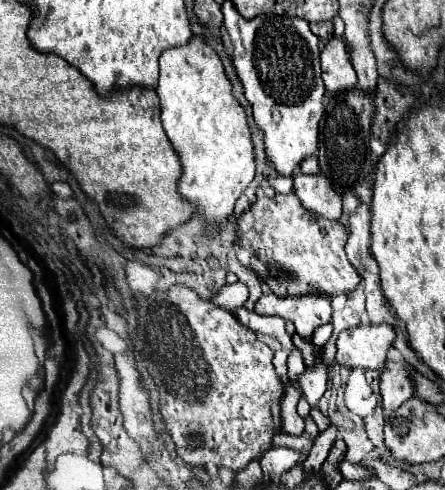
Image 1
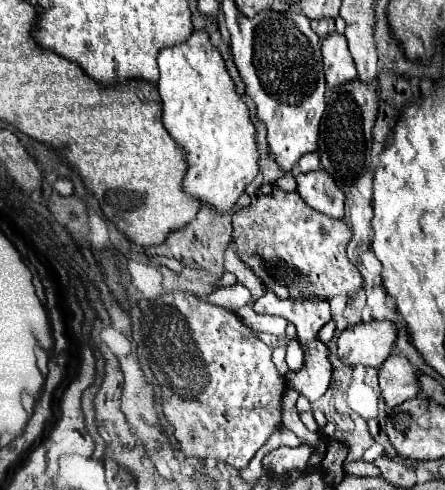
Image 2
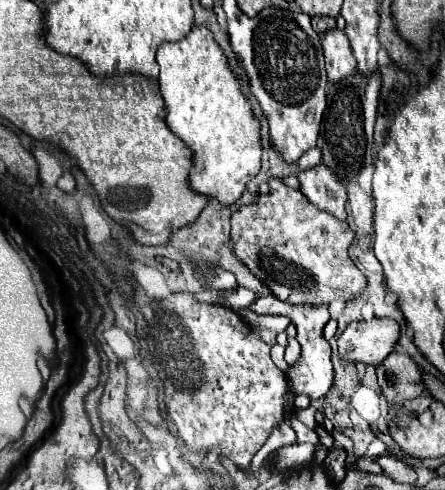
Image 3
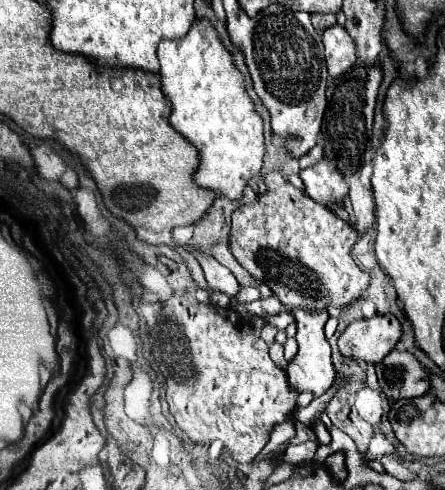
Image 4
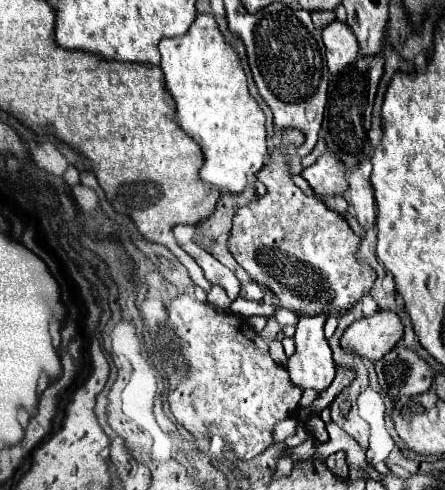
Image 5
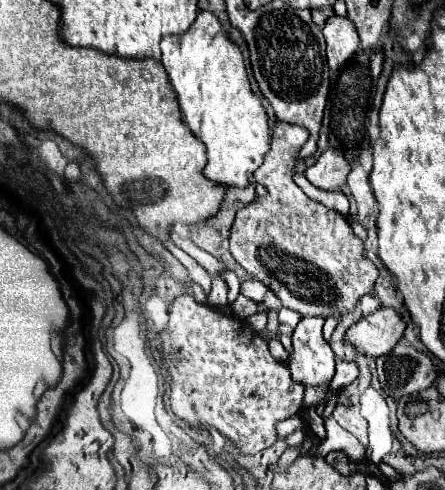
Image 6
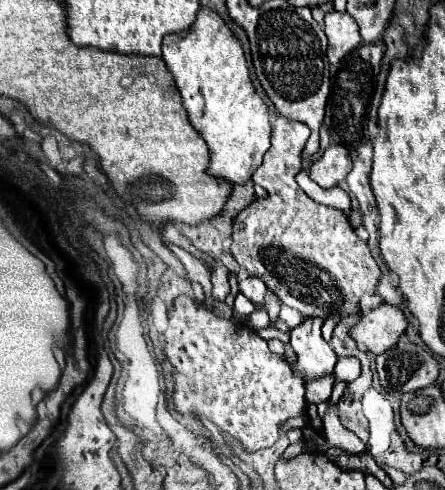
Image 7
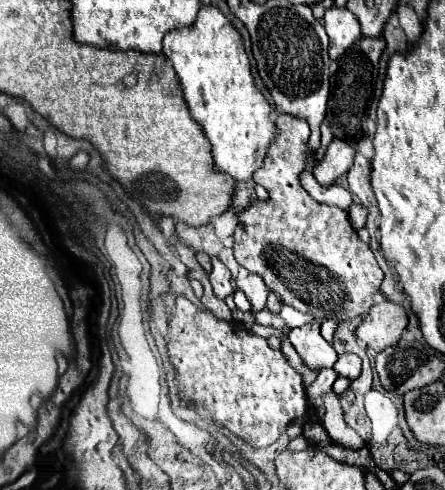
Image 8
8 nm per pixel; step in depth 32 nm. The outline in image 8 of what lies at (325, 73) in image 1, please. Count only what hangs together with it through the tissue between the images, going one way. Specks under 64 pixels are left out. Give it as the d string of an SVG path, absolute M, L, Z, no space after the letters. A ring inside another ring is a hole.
M332 6L324 14L324 26L330 36L330 58L336 60L360 38L360 22L348 8Z

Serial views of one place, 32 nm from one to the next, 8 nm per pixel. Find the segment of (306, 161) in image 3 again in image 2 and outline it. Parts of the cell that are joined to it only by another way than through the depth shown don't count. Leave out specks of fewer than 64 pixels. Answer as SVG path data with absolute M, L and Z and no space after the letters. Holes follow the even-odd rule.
M310 152L308 156L302 156L298 162L300 172L310 172L310 170L318 170L320 168L320 156L318 152Z

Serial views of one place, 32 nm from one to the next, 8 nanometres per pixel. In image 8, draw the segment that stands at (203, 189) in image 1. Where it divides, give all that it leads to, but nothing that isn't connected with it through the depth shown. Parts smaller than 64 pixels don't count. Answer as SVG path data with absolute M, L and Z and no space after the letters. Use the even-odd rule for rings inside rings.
M202 6L194 24L176 28L176 30L164 34L164 54L172 60L174 70L180 76L184 100L190 108L192 118L204 128L204 132L212 144L212 156L214 156L216 168L222 172L228 172L236 182L250 180L252 174L264 162L264 156L266 156L272 140L276 138L276 124L270 118L270 116L274 116L270 102L258 90L258 86L252 78L250 60L246 56L240 32L220 12L218 6Z

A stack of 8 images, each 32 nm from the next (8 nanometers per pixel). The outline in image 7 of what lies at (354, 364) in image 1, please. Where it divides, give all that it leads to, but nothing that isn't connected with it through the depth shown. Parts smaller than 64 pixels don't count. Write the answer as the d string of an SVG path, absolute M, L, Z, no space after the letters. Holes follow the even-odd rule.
M382 302L362 316L362 320L350 330L350 336L362 350L382 354L398 342L400 334L406 330L406 324L402 308Z

